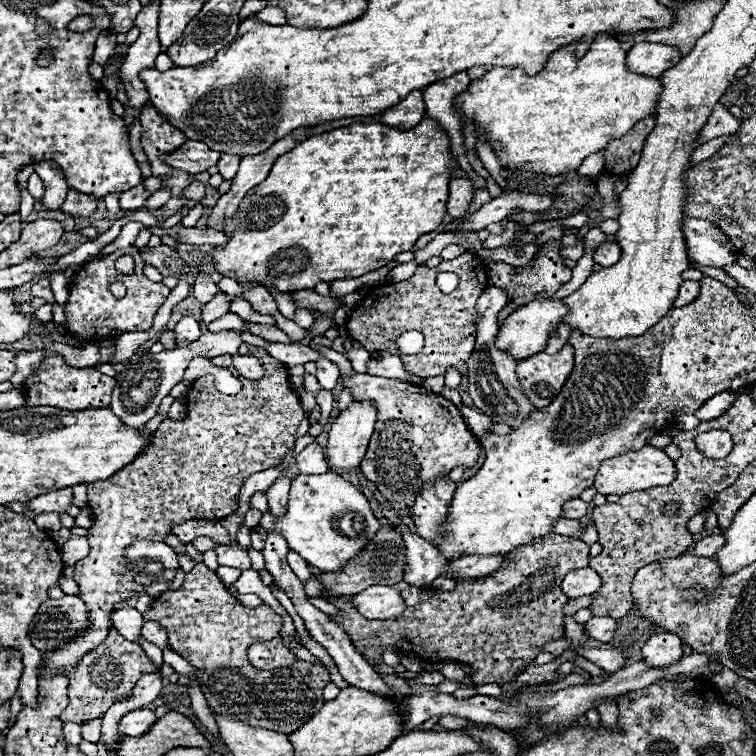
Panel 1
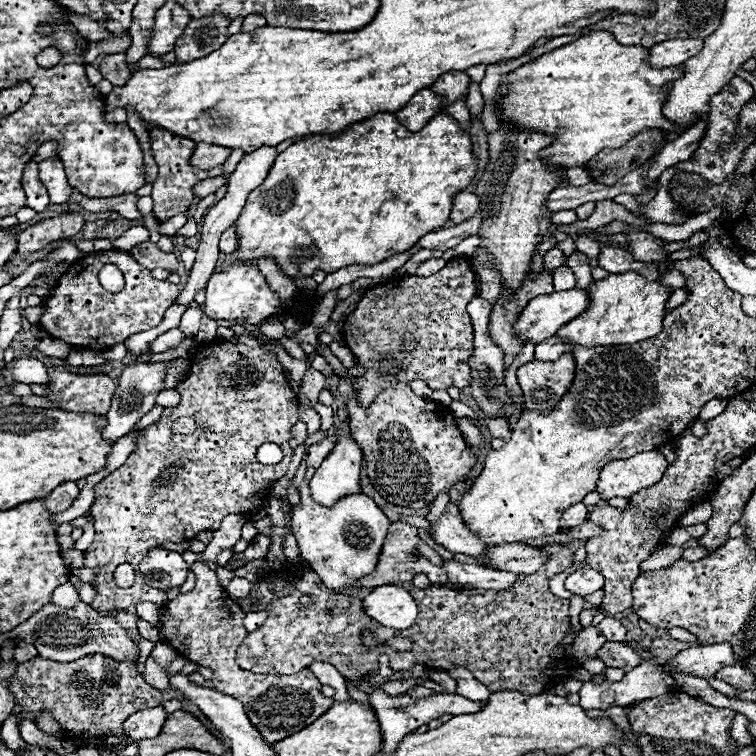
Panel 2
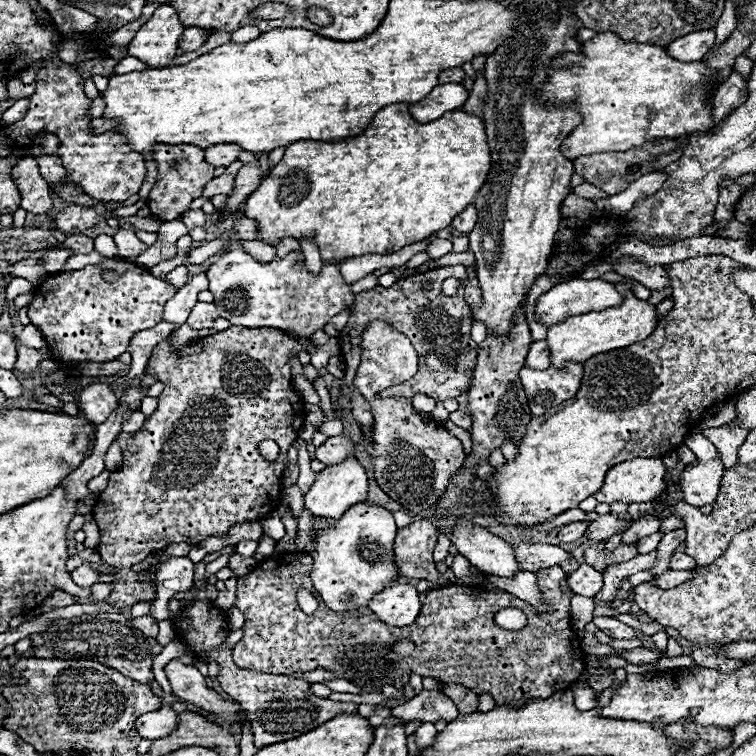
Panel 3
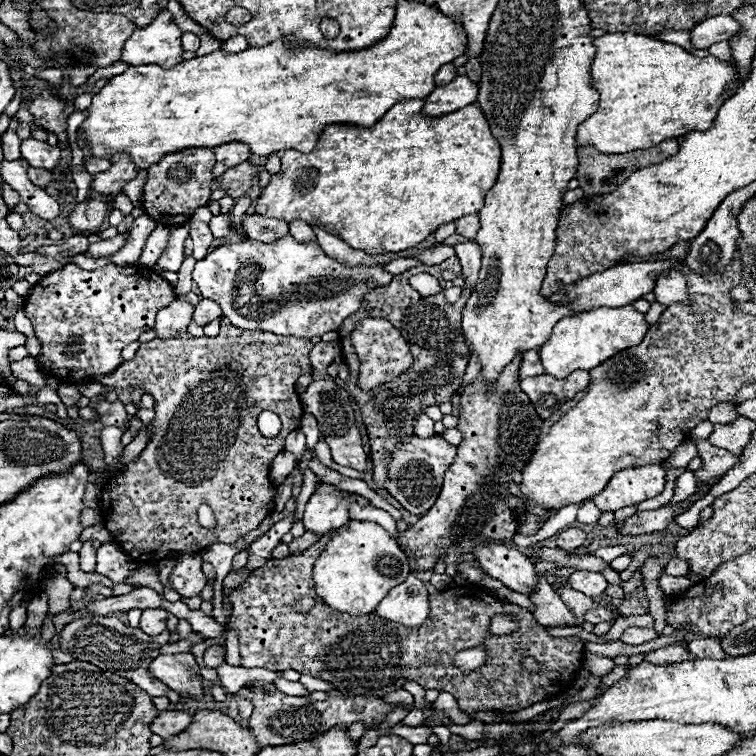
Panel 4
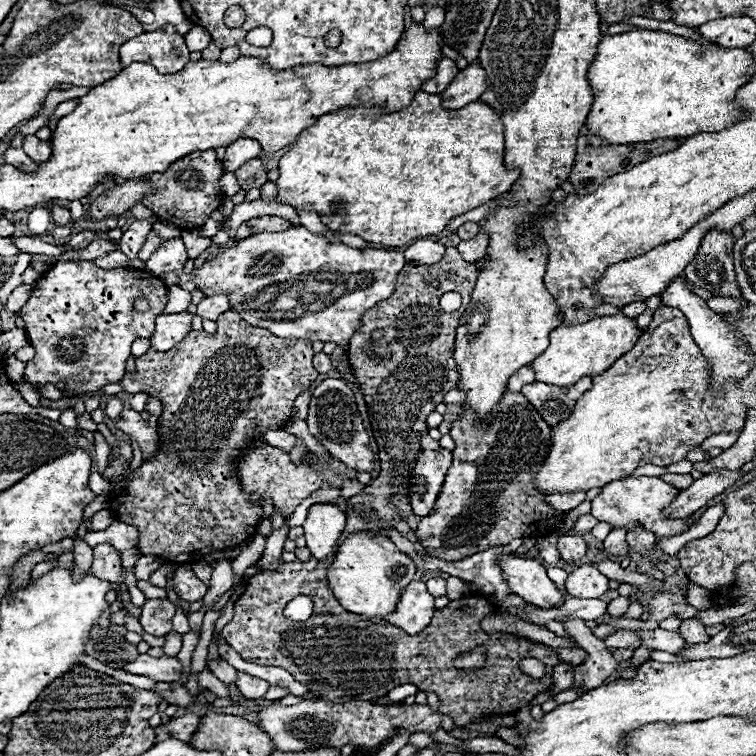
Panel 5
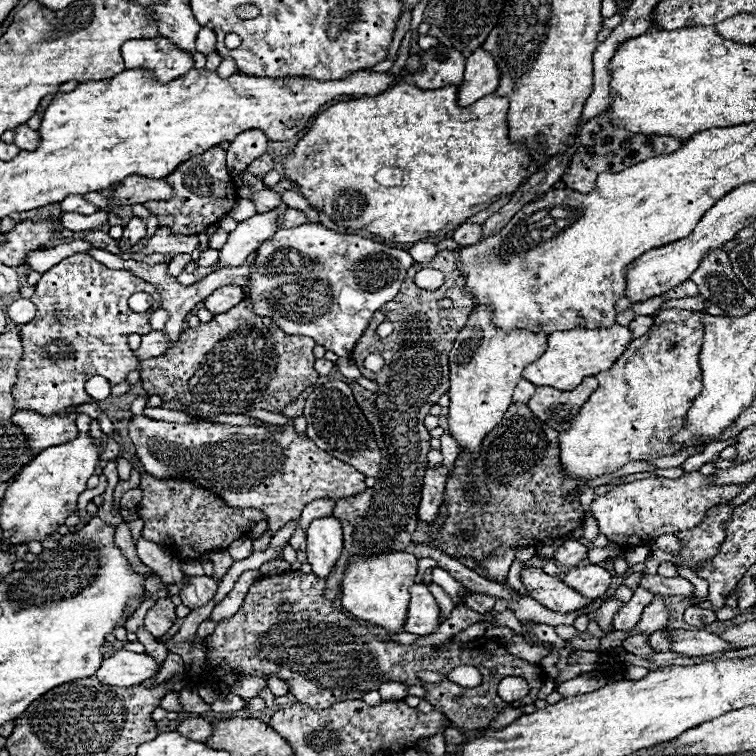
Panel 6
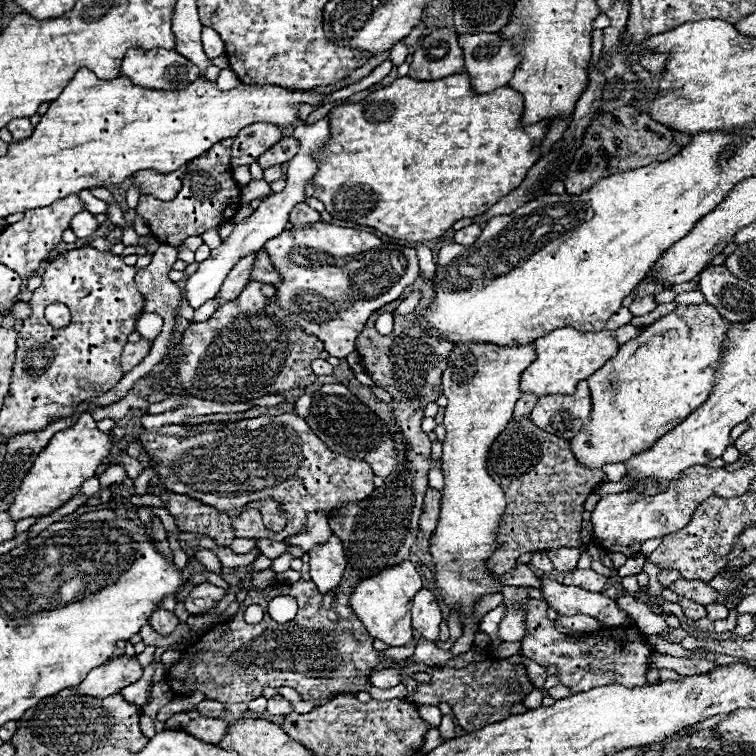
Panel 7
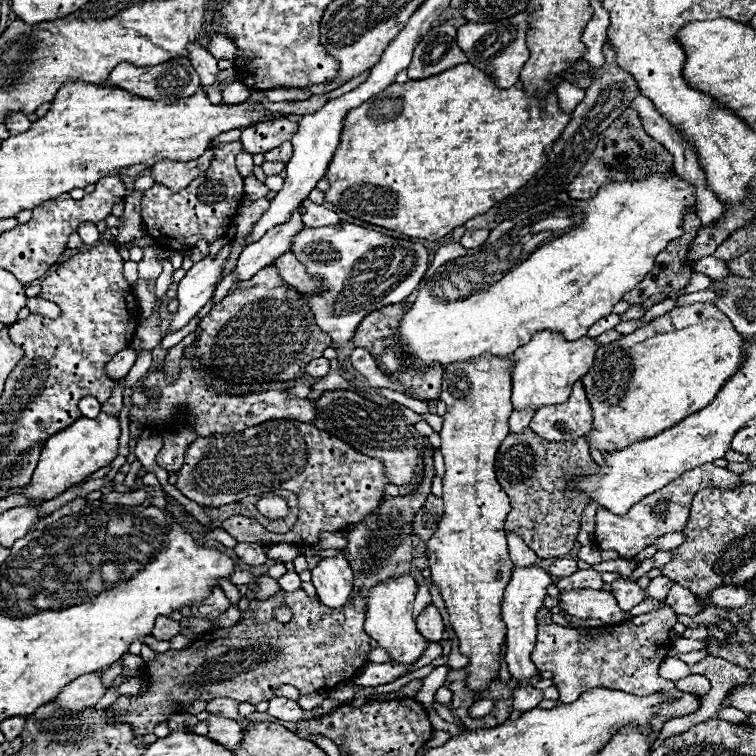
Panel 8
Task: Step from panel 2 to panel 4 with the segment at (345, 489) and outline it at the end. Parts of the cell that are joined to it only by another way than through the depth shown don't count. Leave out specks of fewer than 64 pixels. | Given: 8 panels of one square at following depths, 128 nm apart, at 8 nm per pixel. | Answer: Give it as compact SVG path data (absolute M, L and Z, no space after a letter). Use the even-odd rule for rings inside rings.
M322 484L318 490L310 496L306 508L304 508L304 526L312 532L326 534L334 528L344 526L350 516L350 502L356 500L356 494L352 492L340 492L332 484Z

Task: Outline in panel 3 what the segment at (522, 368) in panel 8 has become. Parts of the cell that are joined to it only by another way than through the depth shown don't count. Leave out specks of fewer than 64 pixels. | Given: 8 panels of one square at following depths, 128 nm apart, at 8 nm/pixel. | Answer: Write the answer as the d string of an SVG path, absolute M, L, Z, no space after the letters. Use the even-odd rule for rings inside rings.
M618 282L616 290L624 294L624 302L606 308L602 312L588 312L580 314L576 318L568 318L548 330L548 344L550 344L550 358L552 366L564 366L566 360L572 362L586 362L590 356L596 356L600 352L610 352L614 348L624 348L630 344L636 344L644 338L648 338L656 326L658 326L658 316L656 316L656 306L650 304L648 300L640 300L634 296L634 288L628 282Z

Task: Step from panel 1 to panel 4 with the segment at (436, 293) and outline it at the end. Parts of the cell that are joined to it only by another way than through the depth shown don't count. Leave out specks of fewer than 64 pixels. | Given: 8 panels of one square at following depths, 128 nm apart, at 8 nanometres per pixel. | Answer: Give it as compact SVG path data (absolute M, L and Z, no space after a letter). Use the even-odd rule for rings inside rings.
M456 256L444 260L438 266L420 266L420 268L412 268L406 270L400 276L394 276L394 280L388 286L370 290L364 296L364 302L360 304L360 310L352 316L348 316L342 326L340 326L340 342L342 342L342 354L344 354L344 362L350 368L350 378L346 380L346 390L356 398L356 404L360 406L360 414L362 414L362 422L366 426L366 434L368 434L368 442L370 442L370 454L372 454L372 464L374 464L374 484L376 486L384 486L388 474L386 474L386 464L388 458L392 454L392 450L400 444L400 436L404 434L412 434L412 422L414 418L424 412L426 406L432 404L442 404L448 402L450 396L454 396L462 384L462 378L466 374L466 366L468 366L468 358L470 358L470 348L466 344L466 338L460 330L460 314L472 294L472 290L462 292L462 296L450 304L444 294L434 294L434 296L420 296L410 284L408 278L414 274L432 274L440 280L442 290L450 288L450 286L462 286L462 276L460 276L460 262ZM444 270L452 270L458 276L454 280L444 280L442 272ZM368 316L378 316L378 318L386 318L388 322L392 322L402 336L410 342L410 350L414 356L414 362L410 366L410 372L402 374L398 380L388 382L376 390L364 392L356 386L356 376L358 376L358 356L350 344L350 334L354 330L354 326Z

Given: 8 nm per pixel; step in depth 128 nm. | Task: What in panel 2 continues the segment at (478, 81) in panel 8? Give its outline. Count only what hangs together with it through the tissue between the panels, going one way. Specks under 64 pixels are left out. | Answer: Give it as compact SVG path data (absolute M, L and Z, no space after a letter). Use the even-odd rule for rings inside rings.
M380 112L372 118L366 118L362 120L360 124L352 124L348 130L344 132L338 132L338 134L316 134L308 140L302 140L302 142L296 142L292 144L288 150L280 152L270 174L266 176L266 180L254 188L248 198L246 198L246 206L240 214L240 218L236 220L236 234L238 234L238 246L236 250L232 252L232 260L234 262L252 262L256 264L260 258L272 258L278 262L280 270L296 280L300 276L312 276L316 270L324 270L326 274L330 272L336 272L340 268L346 268L346 266L352 266L352 264L362 264L362 266L372 266L372 264L378 264L398 252L404 252L408 248L412 248L424 234L432 232L432 230L438 230L440 226L446 224L448 220L448 214L450 214L450 206L452 206L452 198L456 192L464 190L470 186L474 174L476 174L476 158L472 156L472 142L470 142L470 136L462 134L458 122L448 116L448 114L436 114L434 118L430 118L430 122L418 130L418 132L410 132L406 130L394 114L388 114L388 112Z

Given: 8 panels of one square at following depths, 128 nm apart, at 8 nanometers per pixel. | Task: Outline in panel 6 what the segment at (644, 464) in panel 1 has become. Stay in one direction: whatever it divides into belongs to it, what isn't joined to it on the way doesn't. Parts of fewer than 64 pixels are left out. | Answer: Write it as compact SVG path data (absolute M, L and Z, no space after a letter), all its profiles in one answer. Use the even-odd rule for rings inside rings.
M700 472L684 474L682 478L644 478L628 484L620 484L606 492L604 496L594 498L590 510L600 526L600 534L608 536L610 542L618 542L622 548L644 546L650 540L662 534L676 534L700 524L700 518L716 504L724 504L740 494L738 484L730 486L712 486L710 476Z

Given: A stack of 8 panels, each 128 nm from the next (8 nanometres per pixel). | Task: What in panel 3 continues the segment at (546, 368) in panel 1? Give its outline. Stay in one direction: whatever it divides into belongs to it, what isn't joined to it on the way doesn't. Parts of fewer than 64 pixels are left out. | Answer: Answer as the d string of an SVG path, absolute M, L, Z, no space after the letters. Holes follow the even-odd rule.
M566 362L562 370L556 370L554 366L548 370L532 370L524 366L518 374L528 396L530 412L540 416L576 396L582 378L582 364Z

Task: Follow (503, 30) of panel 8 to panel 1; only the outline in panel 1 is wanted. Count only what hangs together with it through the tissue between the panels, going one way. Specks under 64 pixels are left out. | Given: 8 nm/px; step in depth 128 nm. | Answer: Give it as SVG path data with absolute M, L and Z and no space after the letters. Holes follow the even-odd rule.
M414 90L412 94L408 94L408 98L398 102L396 106L390 106L388 110L380 112L380 116L378 116L378 120L382 124L392 126L394 130L410 130L422 118L424 118L424 100L422 100L420 90Z

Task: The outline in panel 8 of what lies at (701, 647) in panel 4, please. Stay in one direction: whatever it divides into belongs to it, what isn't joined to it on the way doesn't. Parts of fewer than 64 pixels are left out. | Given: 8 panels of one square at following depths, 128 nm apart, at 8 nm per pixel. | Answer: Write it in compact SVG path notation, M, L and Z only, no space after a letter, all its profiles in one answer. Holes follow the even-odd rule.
M678 582L670 588L664 602L668 602L668 606L672 606L672 610L676 610L676 614L684 614L684 616L694 616L704 610L696 602L696 596L688 588L682 588Z

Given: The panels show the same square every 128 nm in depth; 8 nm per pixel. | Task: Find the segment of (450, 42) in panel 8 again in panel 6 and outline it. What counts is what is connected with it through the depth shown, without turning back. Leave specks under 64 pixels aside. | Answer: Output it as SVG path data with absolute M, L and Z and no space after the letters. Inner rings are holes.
M440 44L434 50L426 50L422 54L422 62L424 70L412 76L412 82L418 88L430 90L430 88L458 86L462 82L466 60L458 50Z

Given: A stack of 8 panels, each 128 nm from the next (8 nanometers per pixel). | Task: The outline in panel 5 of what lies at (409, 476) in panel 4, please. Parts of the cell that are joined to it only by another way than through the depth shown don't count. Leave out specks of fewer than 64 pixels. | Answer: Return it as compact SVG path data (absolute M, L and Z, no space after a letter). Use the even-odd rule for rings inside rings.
M420 450L416 466L412 470L410 506L416 516L426 516L440 494L444 476L452 464L452 450Z

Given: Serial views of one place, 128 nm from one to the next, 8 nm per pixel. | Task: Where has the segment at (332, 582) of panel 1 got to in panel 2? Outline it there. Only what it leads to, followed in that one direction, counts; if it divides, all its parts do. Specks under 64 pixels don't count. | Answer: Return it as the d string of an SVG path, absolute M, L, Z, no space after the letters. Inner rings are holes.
M402 520L392 522L392 526L388 528L388 538L384 540L384 550L380 552L380 562L376 562L376 570L368 578L360 578L360 582L356 582L356 586L354 586L354 590L360 592L360 590L372 590L372 588L384 586L384 584L410 582L420 572L426 574L432 584L448 584L446 572L440 566L430 564L424 556L418 554L416 540L418 540L418 532L408 522L402 522Z

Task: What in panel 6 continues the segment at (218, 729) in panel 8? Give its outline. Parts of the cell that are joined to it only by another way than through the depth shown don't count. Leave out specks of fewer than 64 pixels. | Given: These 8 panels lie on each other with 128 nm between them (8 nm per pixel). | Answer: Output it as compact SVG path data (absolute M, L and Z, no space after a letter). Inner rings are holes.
M184 718L178 726L178 732L190 740L204 742L212 734L212 724L206 718Z

